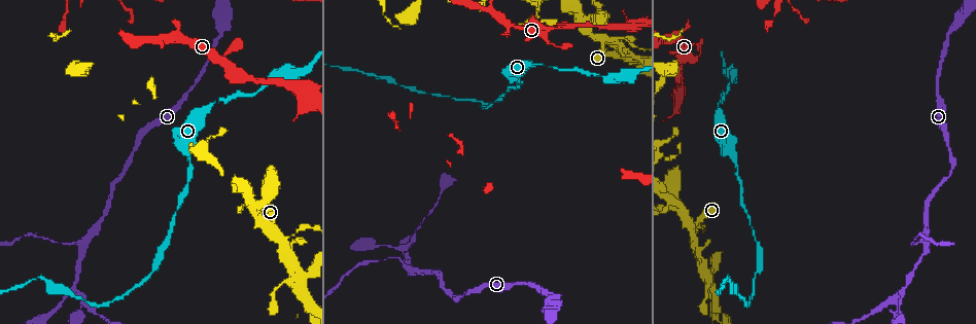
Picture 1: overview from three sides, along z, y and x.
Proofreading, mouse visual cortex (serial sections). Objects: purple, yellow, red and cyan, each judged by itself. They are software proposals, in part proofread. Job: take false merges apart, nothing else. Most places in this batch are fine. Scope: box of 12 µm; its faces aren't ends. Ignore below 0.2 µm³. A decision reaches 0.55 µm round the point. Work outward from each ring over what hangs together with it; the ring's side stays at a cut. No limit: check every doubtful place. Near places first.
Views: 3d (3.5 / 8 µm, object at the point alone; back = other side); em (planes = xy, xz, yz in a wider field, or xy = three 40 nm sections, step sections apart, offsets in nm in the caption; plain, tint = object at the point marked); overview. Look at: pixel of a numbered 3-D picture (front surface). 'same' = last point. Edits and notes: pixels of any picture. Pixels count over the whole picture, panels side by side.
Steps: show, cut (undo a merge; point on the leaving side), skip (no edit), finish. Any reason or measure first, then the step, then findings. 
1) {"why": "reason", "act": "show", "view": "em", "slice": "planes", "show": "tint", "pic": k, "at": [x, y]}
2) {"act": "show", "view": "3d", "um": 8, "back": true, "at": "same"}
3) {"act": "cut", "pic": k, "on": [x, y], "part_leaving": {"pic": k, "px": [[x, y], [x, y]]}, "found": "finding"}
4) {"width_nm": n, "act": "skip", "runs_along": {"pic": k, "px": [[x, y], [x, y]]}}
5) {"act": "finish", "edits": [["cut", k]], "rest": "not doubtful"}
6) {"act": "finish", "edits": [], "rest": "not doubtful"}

{"why": "two arms in line, one across", "act": "show", "view": "3d", "um": 3.5, "pic": 1, "at": [697, 240]}

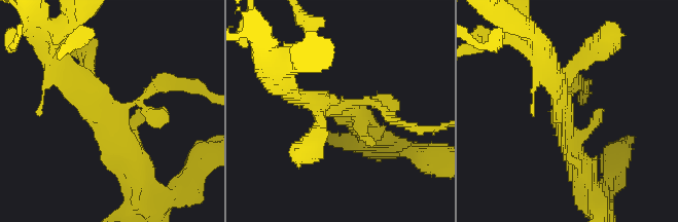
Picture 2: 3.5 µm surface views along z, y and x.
{"why": "shape alone is not enough", "act": "show", "view": "em", "slice": "xy", "step": 2, "show": "tint", "pic": 2, "at": [108, 116]}

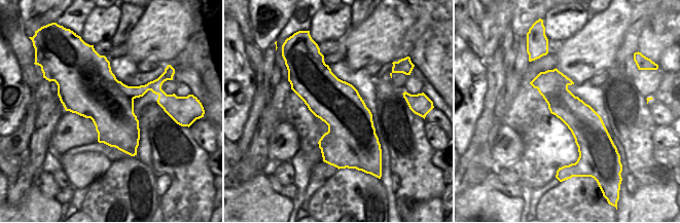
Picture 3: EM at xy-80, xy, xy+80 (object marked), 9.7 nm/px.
{"width_nm": 440, "act": "skip", "runs_along": {"pic": 2, "px": [[91, 61], [86, 89], [135, 172]]}, "found": "continuous, no second cell"}

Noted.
{"why": "sudden change in width", "act": "show", "view": "3d", "um": 3.5, "back": true, "pic": 1, "at": [683, 92]}

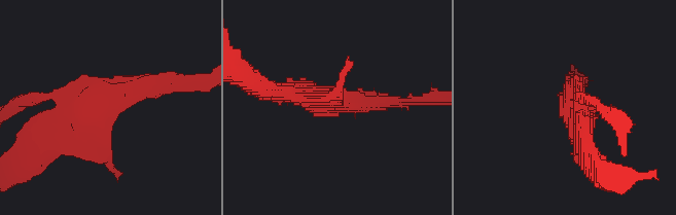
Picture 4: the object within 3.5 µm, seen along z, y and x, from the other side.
{"act": "show", "view": "em", "slice": "planes", "show": "tint", "pic": 4, "at": [323, 105]}

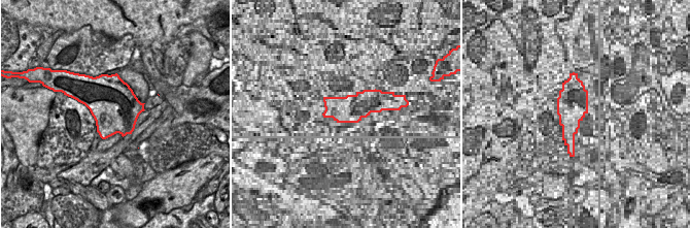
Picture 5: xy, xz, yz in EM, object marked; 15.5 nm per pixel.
{"act": "skip", "runs_along": {"pic": 4, "px": [[150, 84], [78, 113], [49, 157]]}, "found": "all the same cell"}

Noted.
{"why": "thin neck", "act": "show", "view": "3d", "um": 8, "pic": 1, "at": [722, 102]}

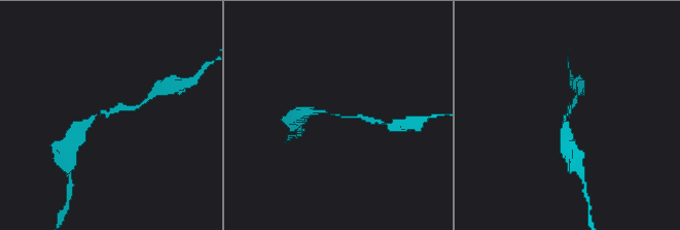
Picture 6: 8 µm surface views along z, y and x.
{"arm_widths_nm": [150, 250], "act": "show", "view": "em", "slice": "xy", "step": 1, "show": "tint", "pic": 6, "at": [330, 114]}

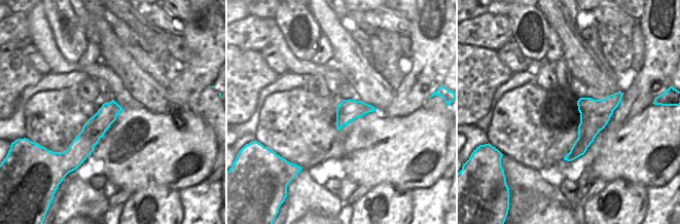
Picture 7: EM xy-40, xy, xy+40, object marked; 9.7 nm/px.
{"act": "skip", "runs_along": {"pic": 7, "px": [[619, 95], [569, 158]]}, "found": "continuous, no second cell"}

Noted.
{"why": "arms part here", "act": "show", "view": "3d", "um": 3.5, "pic": 1, "at": [414, 269]}

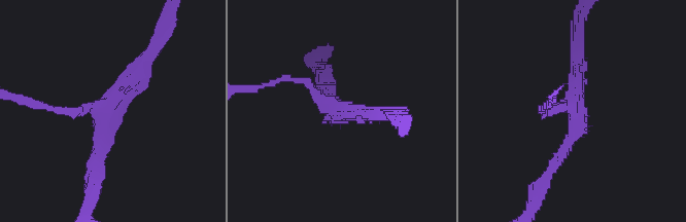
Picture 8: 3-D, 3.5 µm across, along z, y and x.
{"arms": 3, "arm_widths_nm": [150, 200, 250], "why": "now the EM", "act": "show", "view": "em", "slice": "planes", "show": "plain", "pic": 8, "at": [109, 104]}

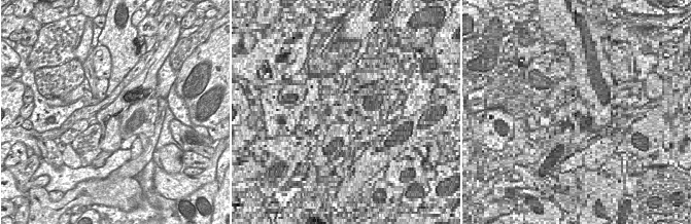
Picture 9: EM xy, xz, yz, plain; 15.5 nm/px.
{"act": "show", "view": "em", "slice": "planes", "show": "tint", "at": "same"}

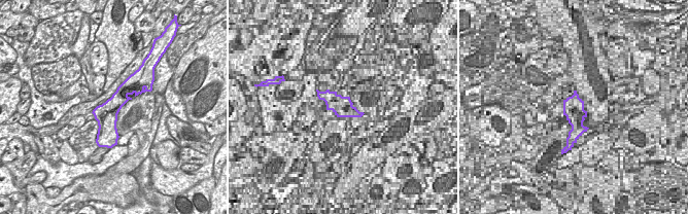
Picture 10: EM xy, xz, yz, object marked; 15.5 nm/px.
{"act": "skip", "runs_along": {"pic": 10, "px": [[130, 80], [109, 110], [109, 140]]}, "found": "continuous, no second cell"}

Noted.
{"act": "show", "view": "3d", "um": 3.5, "pic": 1, "at": [74, 287]}

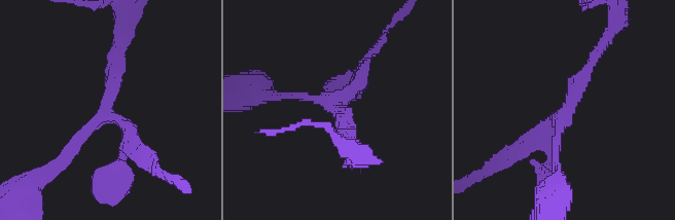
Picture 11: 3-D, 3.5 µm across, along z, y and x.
{"arms": 3, "arm_widths_nm": [150, 200, 250], "act": "show", "view": "em", "slice": "xy", "step": 3, "show": "tint", "pic": 11, "at": [338, 102]}

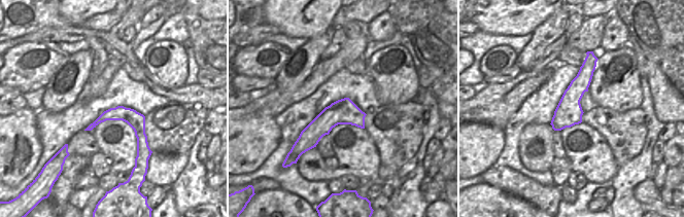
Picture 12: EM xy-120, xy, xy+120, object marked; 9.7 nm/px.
{"act": "skip", "runs_along": {"pic": 12, "px": [[588, 60], [556, 128]]}, "found": "continuous, no second cell"}

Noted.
{"act": "finish", "edits": [], "rest": "not doubtful"}

